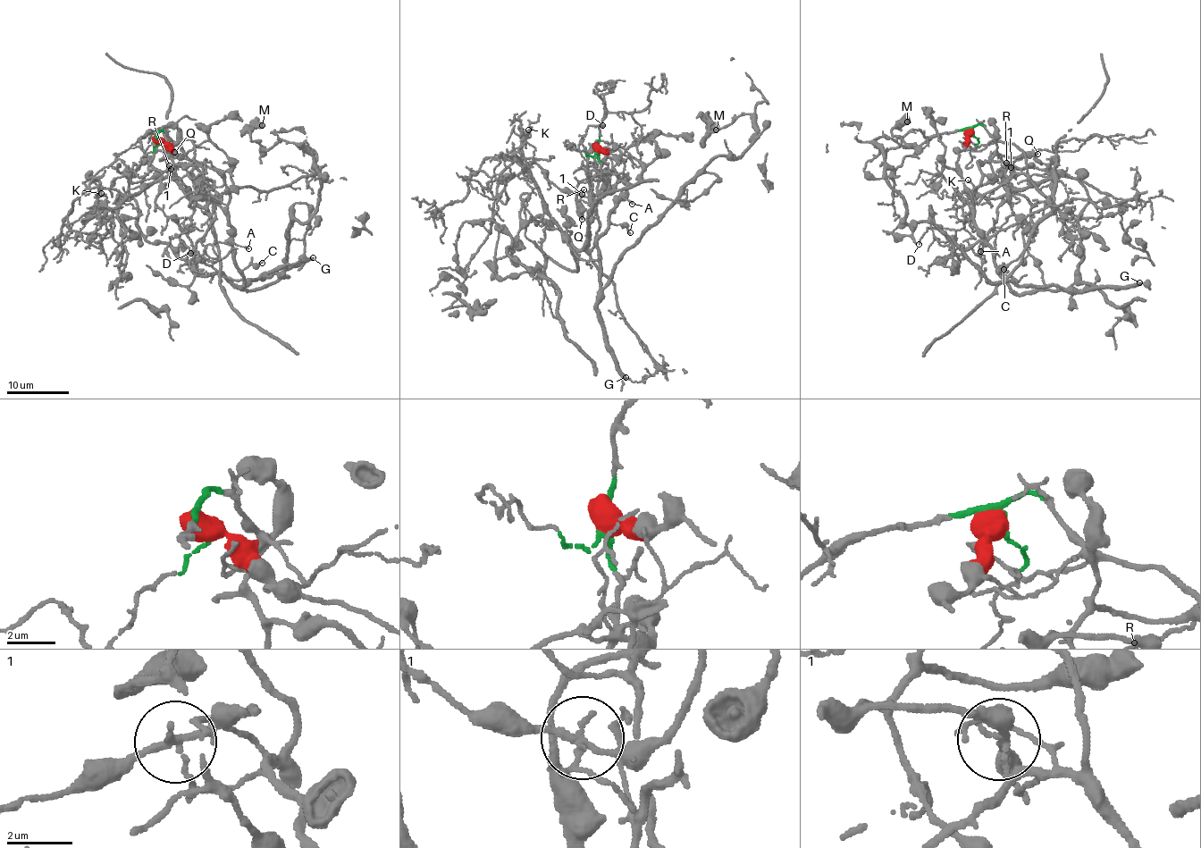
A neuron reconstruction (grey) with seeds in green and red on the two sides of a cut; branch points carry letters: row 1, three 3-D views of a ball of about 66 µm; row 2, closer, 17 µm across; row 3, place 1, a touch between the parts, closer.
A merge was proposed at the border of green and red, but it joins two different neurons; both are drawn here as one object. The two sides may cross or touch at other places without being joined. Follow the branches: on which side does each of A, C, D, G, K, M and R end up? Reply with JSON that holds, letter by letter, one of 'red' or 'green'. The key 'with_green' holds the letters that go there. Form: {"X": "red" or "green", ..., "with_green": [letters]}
{"A": "red", "C": "red", "D": "green", "G": "red", "K": "green", "M": "red", "R": "green", "with_green": ["D", "K", "R"]}

